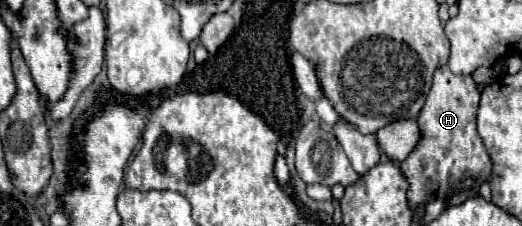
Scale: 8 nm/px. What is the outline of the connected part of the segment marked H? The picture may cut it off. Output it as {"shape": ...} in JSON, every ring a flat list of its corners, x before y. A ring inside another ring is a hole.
{"shape":[[441,65,433,73,433,85,427,93,425,105,417,117,417,125,421,129,421,139,415,145,415,149,409,153,409,157,401,163,403,177,407,177,409,189,407,189,407,205,411,209,417,209,433,199,449,199,461,191,479,191,479,185,483,181,491,179,491,159,485,151,485,145,477,133,477,107,479,107,479,95,475,81,471,75,455,75,447,65]]}

